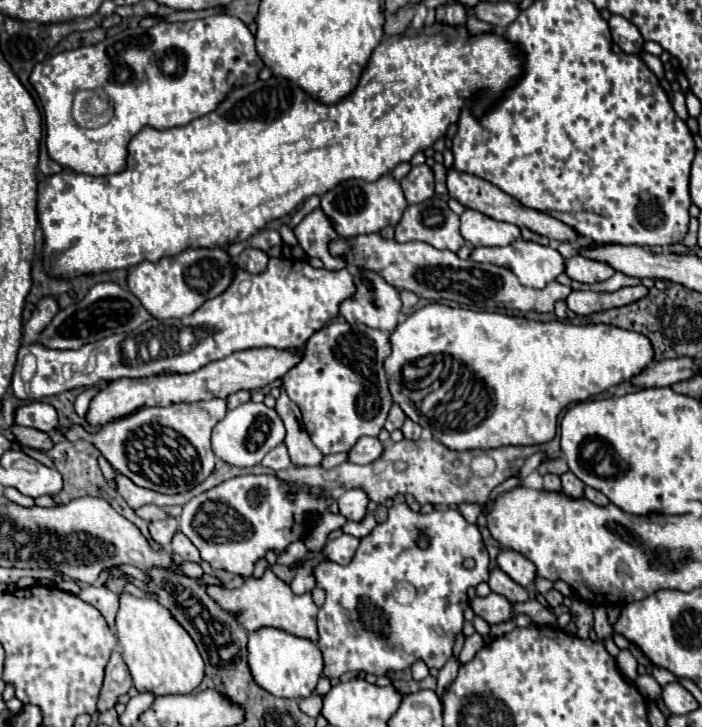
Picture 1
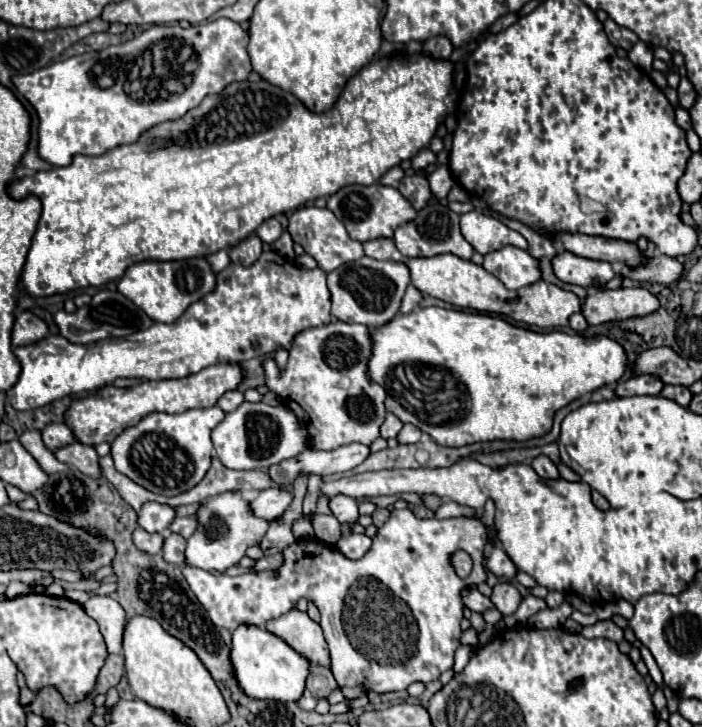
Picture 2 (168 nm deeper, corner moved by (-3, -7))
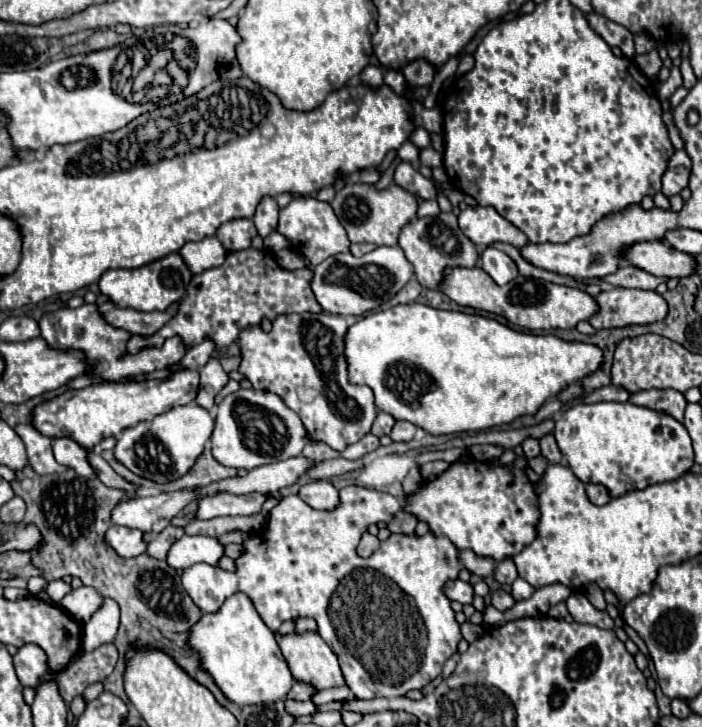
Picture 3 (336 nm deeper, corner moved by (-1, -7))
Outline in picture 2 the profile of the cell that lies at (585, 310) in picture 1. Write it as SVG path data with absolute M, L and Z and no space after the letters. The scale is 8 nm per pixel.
M642 287L616 289L616 291L594 291L582 303L582 315L590 325L608 321L622 321L628 317L650 315L660 307L658 299Z

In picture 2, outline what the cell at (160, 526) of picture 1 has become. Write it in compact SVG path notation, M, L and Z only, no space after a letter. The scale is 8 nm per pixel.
M138 527L132 537L134 537L134 543L136 543L138 549L142 549L142 551L146 551L150 555L162 553L162 539L164 539L164 535L158 535L158 533L150 535L148 531L142 531L142 527Z

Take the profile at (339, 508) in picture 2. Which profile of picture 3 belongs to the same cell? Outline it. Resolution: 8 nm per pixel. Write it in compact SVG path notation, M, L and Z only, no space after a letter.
M312 481L300 487L300 499L314 509L330 511L338 505L338 489L328 481Z

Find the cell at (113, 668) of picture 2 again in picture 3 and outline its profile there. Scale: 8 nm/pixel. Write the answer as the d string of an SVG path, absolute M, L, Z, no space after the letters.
M106 643L96 651L84 653L80 661L68 665L62 673L56 675L60 695L64 697L64 701L70 703L76 695L82 695L82 691L88 685L108 677L114 671L116 661L118 661L116 647L112 643Z

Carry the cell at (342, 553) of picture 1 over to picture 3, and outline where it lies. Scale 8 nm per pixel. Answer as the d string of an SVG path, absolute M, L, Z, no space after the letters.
M364 533L362 539L360 539L360 543L358 543L358 555L360 555L360 557L368 557L368 555L372 555L378 547L380 547L380 539L374 537L374 535L370 535L370 533Z

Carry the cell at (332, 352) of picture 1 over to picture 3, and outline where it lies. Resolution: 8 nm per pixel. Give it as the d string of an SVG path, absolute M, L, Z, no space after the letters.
M292 313L278 315L272 321L272 329L264 331L262 327L248 327L248 331L240 331L240 339L236 339L240 347L240 367L238 371L252 383L254 389L272 391L282 397L282 401L300 415L308 437L312 441L322 441L330 445L334 451L342 453L348 445L360 441L376 419L376 405L370 387L352 385L346 379L346 357L344 357L344 335L348 329L348 321L340 315L332 313Z

